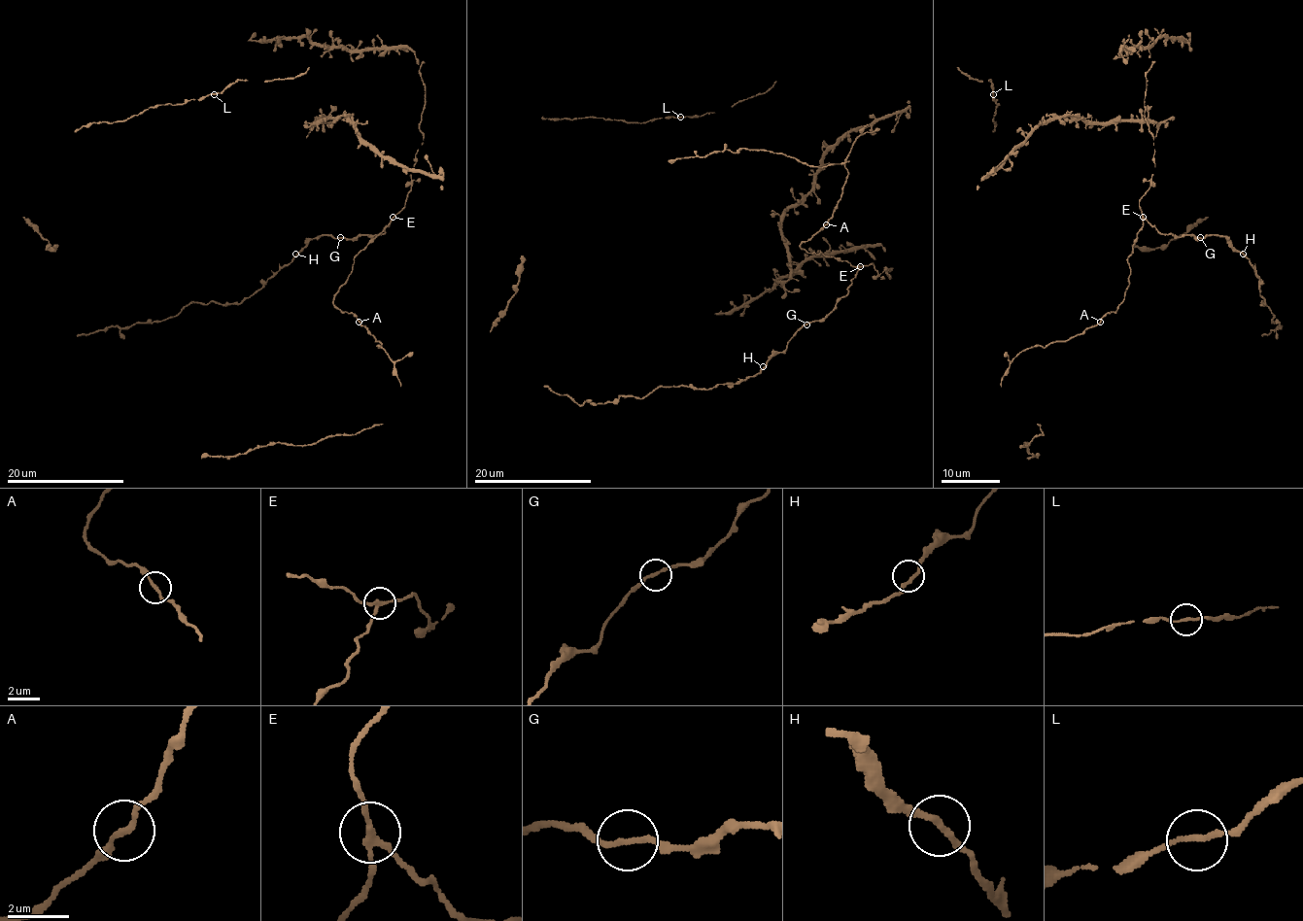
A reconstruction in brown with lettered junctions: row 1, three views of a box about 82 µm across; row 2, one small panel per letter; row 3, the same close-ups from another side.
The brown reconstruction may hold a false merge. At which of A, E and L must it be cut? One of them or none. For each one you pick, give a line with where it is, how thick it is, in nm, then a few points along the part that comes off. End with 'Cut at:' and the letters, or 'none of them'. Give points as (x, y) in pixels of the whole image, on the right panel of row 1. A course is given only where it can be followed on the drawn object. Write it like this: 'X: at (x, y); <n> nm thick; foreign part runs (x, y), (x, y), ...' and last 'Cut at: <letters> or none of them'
E: at (1143, 217); 170 nm thick
Cut at: E

